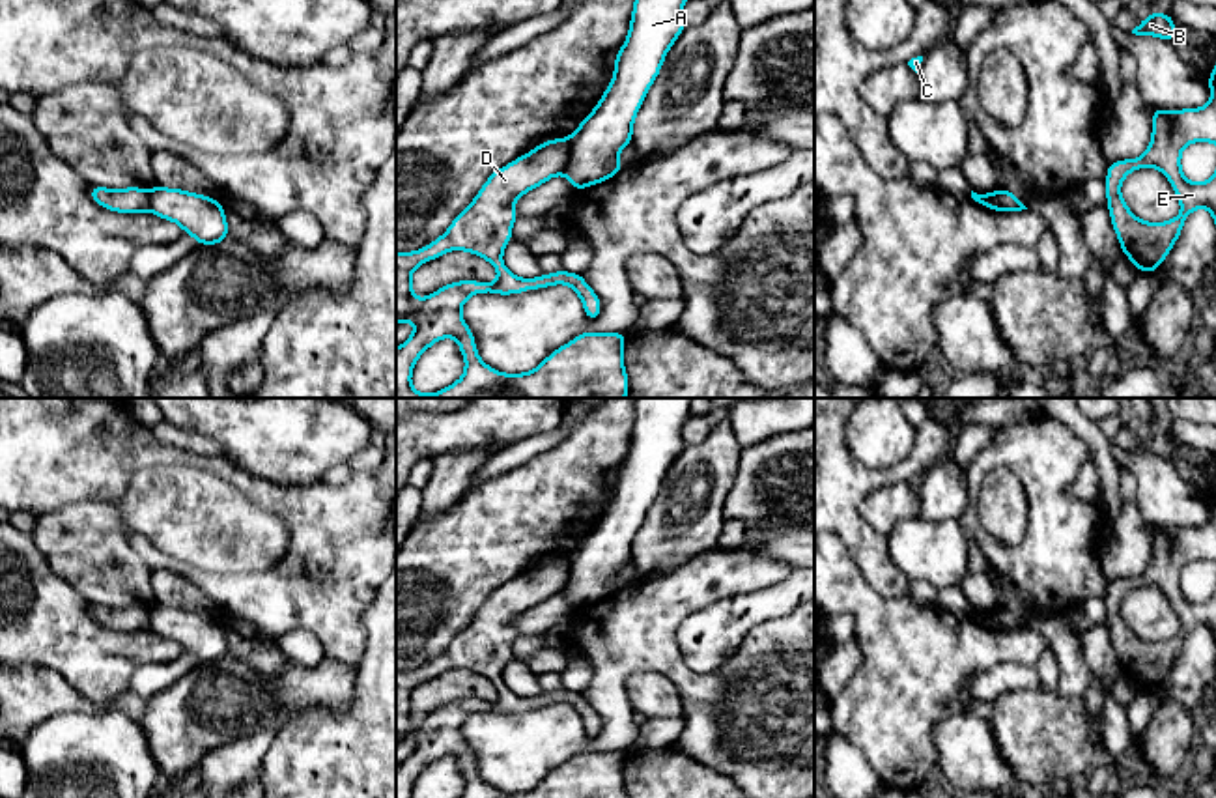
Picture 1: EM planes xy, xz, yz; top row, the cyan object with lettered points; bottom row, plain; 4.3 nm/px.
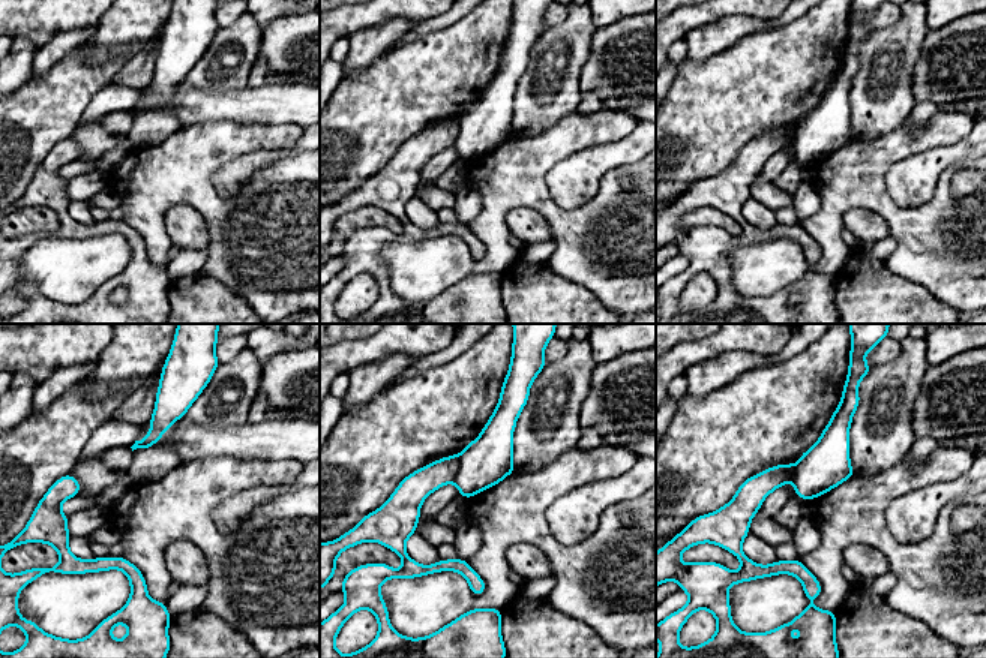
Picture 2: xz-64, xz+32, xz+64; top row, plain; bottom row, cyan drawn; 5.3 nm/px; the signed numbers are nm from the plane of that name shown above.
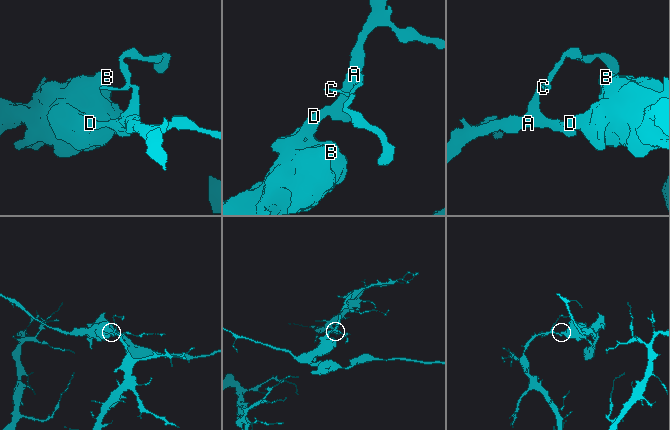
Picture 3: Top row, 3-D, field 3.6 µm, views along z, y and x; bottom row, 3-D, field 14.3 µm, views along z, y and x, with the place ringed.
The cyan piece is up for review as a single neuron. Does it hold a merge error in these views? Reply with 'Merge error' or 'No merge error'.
Merge error

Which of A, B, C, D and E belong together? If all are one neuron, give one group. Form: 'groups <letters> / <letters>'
groups A C / B D E

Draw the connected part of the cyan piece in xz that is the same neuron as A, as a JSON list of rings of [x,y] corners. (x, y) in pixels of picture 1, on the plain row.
[[[633,398],[635,422],[613,499],[592,531],[568,555],[564,594],[573,609],[615,596],[626,583],[616,576],[633,561],[633,540],[657,497],[672,462],[686,449],[682,426],[693,398]]]

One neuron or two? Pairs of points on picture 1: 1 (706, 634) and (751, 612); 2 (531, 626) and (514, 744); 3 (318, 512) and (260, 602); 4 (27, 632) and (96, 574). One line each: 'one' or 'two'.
1: one
2: two
3: one
4: two

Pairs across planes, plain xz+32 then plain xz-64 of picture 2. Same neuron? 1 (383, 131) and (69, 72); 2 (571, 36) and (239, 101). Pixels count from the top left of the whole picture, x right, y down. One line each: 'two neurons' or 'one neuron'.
1: one neuron
2: two neurons

